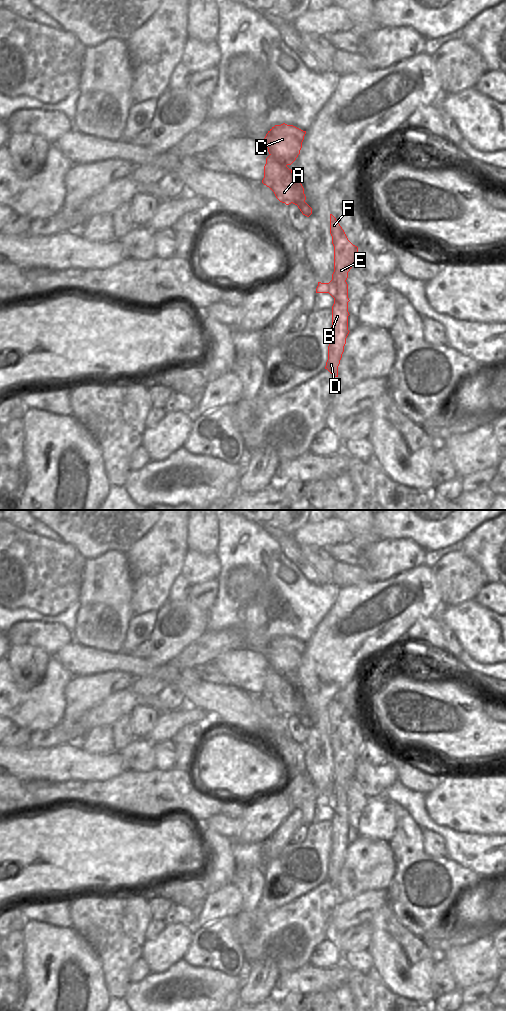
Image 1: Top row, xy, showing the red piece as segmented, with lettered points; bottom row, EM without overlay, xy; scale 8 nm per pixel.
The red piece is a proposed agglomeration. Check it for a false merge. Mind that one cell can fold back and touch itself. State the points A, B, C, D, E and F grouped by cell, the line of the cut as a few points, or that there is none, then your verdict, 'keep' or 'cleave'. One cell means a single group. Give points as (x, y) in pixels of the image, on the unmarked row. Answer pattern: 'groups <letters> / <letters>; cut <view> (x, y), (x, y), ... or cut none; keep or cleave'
groups A B D E F / C; cut xy (270, 666), (286, 678); cleave

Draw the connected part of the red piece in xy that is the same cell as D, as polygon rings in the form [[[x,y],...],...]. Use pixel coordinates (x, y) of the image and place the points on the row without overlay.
[[[330,726],[330,746],[334,758],[334,784],[329,795],[318,794],[316,805],[329,805],[334,810],[332,818],[332,838],[330,840],[330,856],[325,881],[333,889],[338,889],[338,878],[344,864],[348,842],[348,784],[354,777],[358,759],[347,750],[344,742]]]

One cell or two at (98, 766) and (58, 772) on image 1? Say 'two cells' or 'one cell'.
one cell

